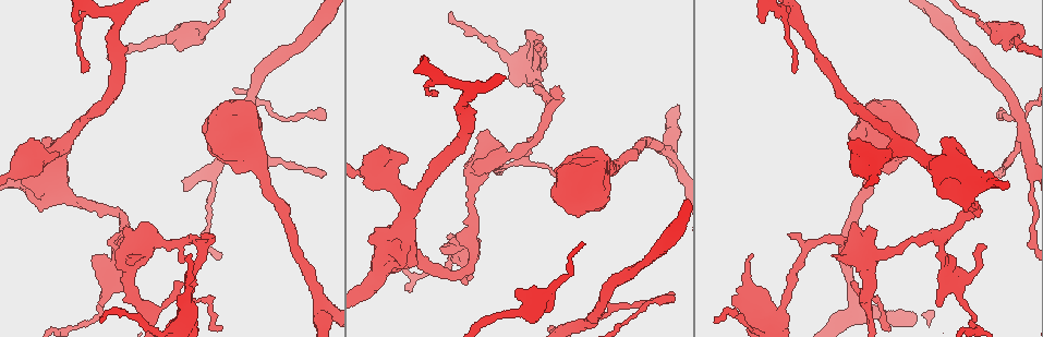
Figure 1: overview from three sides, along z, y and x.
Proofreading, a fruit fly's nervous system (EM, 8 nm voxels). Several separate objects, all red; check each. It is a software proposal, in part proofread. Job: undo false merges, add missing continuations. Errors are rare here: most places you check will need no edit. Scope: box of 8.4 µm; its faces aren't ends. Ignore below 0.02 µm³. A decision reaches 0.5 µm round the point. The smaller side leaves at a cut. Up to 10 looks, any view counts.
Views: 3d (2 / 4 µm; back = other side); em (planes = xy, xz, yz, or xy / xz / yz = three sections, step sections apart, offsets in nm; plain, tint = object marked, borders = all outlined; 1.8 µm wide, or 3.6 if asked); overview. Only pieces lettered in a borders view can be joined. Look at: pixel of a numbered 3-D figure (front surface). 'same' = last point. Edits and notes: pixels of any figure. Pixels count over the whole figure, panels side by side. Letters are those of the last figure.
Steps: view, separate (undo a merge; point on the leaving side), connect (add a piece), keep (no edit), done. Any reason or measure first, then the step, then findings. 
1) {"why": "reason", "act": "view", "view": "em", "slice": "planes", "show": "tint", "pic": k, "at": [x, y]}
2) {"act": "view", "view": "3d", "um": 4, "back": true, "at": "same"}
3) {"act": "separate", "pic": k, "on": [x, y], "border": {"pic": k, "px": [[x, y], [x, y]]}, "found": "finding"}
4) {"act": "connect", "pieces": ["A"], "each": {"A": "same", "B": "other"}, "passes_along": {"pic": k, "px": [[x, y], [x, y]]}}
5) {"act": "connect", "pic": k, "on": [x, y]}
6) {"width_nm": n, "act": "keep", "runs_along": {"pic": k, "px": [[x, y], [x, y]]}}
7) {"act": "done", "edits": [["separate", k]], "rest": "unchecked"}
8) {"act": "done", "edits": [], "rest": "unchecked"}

{"why": "tapers out", "act": "view", "view": "em", "slice": "planes", "show": "tint", "pic": 1, "at": [768, 294]}

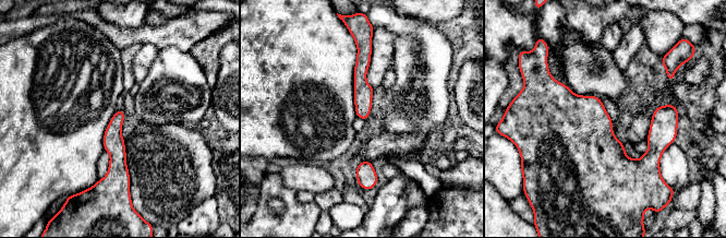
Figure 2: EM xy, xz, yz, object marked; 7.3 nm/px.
{"act": "view", "view": "em", "slice": "planes", "show": "borders", "at": "same"}

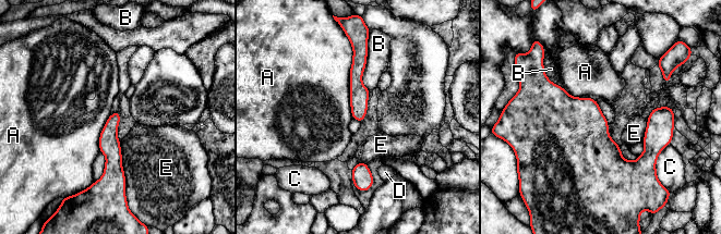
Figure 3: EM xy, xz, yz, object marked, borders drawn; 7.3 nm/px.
{"longest_contact_nm": ["A", 550], "act": "keep", "each": {"A": "other", "B": "other", "C": "other", "D": "other", "E": "other"}, "border": {"pic": 3, "px": [[349, 42], [353, 119]]}, "found": "none of them fits"}

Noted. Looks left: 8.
{"why": "an open end", "act": "view", "view": "3d", "um": 4, "pic": 1, "at": [487, 133]}

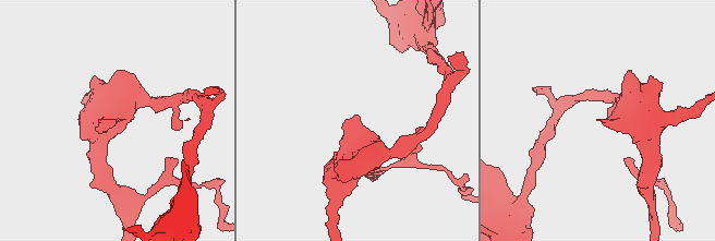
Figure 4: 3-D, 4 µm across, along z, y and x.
{"why": "need the tissue", "act": "view", "view": "em", "um": 3.6, "slice": "planes", "show": "borders", "pic": 4, "at": [111, 119]}

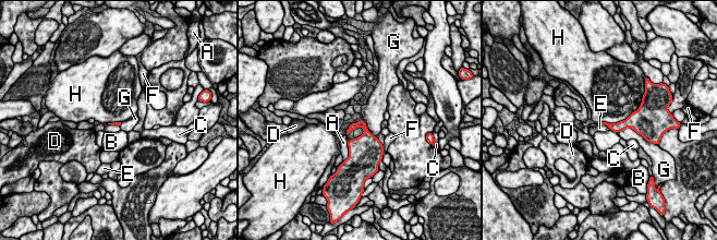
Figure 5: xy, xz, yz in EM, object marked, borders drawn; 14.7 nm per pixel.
{"act": "keep", "each": {"A": "other", "B": "other", "C": "other", "D": "other", "E": "other", "F": "other", "G": "other", "H": "other"}, "border": {"pic": 5, "px": [[639, 107], [622, 120], [599, 123]]}, "found": "no lettered piece goes on from it"}

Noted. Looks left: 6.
{"why": "branch stops here", "act": "view", "view": "em", "slice": "planes", "show": "borders", "pic": 1, "at": [441, 247]}

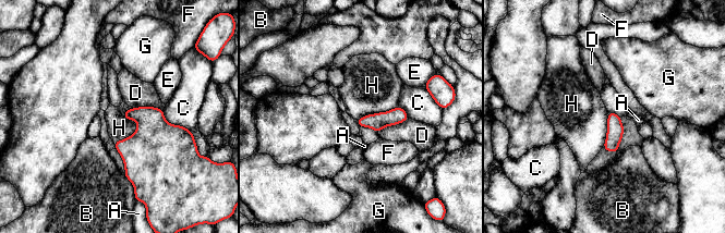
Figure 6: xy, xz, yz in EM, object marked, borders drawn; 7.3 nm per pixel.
{"act": "keep", "each": {"A": "other", "B": "other", "C": "other", "D": "other", "E": "other", "F": "other", "G": "other", "H": "other"}, "found": "no lettered piece goes on from it"}

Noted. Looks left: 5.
{"why": "branch stops here", "act": "view", "view": "3d", "um": 2, "back": true, "pic": 1, "at": [166, 42]}

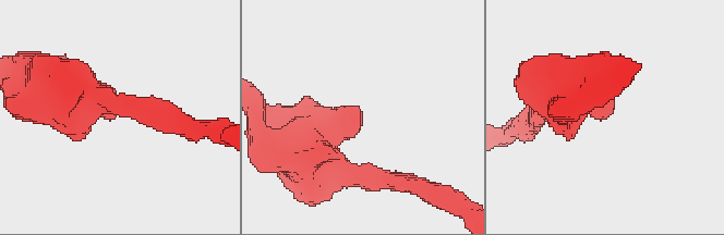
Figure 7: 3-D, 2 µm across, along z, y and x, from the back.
{"why": "now the EM", "act": "view", "view": "em", "slice": "planes", "show": "tint", "pic": 7, "at": [602, 116]}

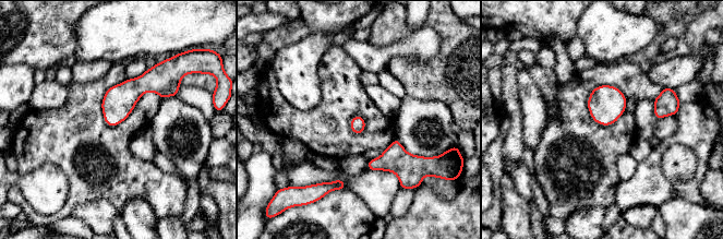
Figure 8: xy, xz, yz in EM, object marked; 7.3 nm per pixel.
{"why": "see the neighbours", "act": "view", "view": "em", "slice": "planes", "show": "borders", "at": "same"}

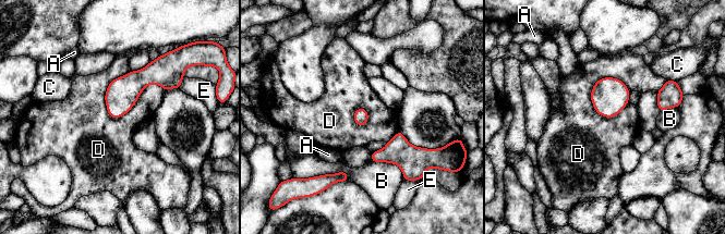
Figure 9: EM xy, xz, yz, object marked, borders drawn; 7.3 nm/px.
{"act": "keep", "each": {"A": "other", "B": "other", "C": "other", "D": "other", "E": "other"}, "border": {"pic": 9, "px": [[165, 90], [106, 111]]}, "found": "none of them fits"}

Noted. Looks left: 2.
{"act": "done", "edits": [], "rest": "unchecked"}

